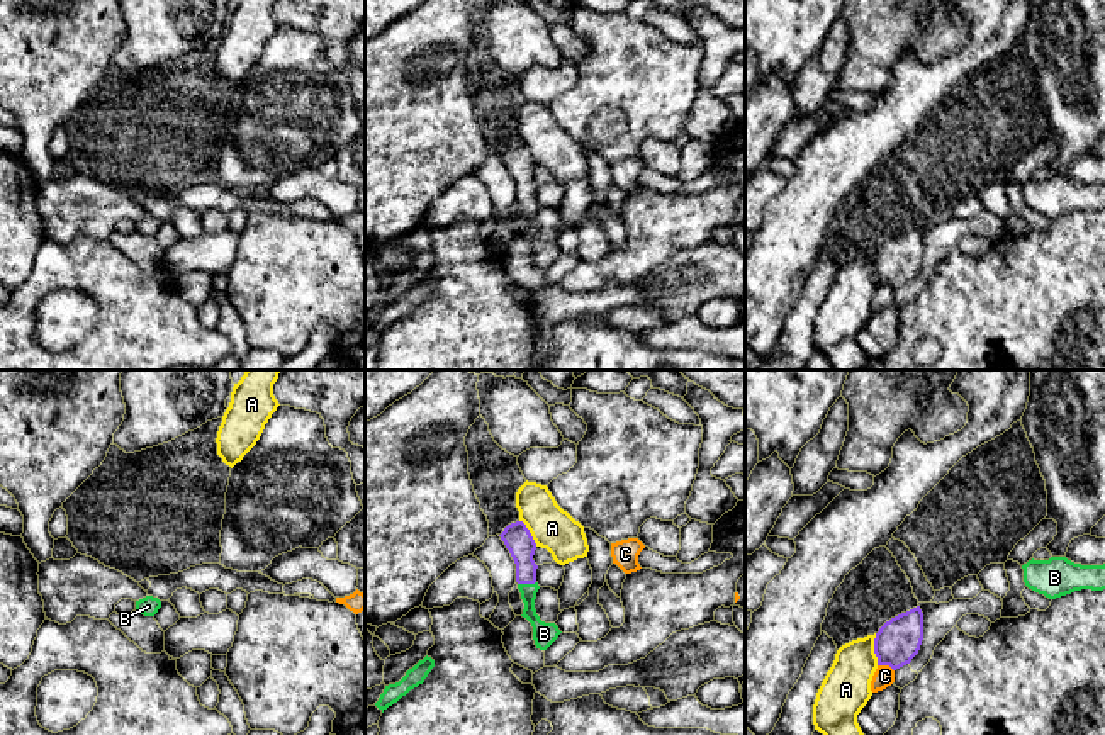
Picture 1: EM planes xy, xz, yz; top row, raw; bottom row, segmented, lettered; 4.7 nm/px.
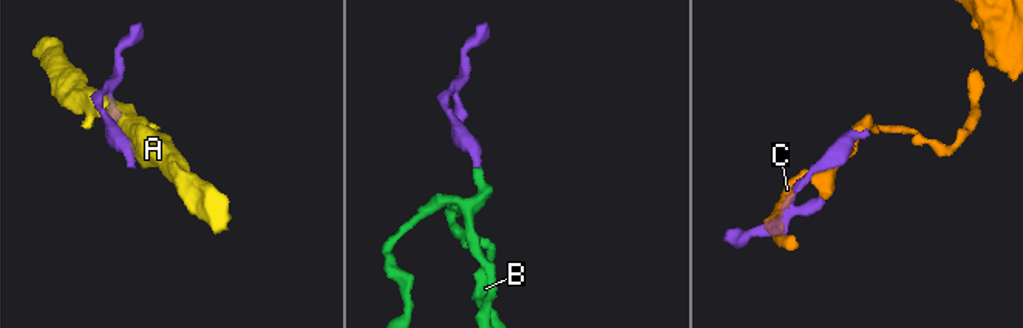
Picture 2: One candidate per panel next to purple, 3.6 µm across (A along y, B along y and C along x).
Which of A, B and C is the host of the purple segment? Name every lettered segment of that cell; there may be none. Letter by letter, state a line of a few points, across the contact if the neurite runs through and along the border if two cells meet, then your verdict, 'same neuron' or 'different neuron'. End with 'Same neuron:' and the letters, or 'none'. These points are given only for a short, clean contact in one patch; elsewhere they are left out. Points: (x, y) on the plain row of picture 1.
A: different neuron
B: line xz (516, 157), (521, 165), (527, 202), (528, 231), (544, 252); same neuron
C: different neuron
Same neuron: B

